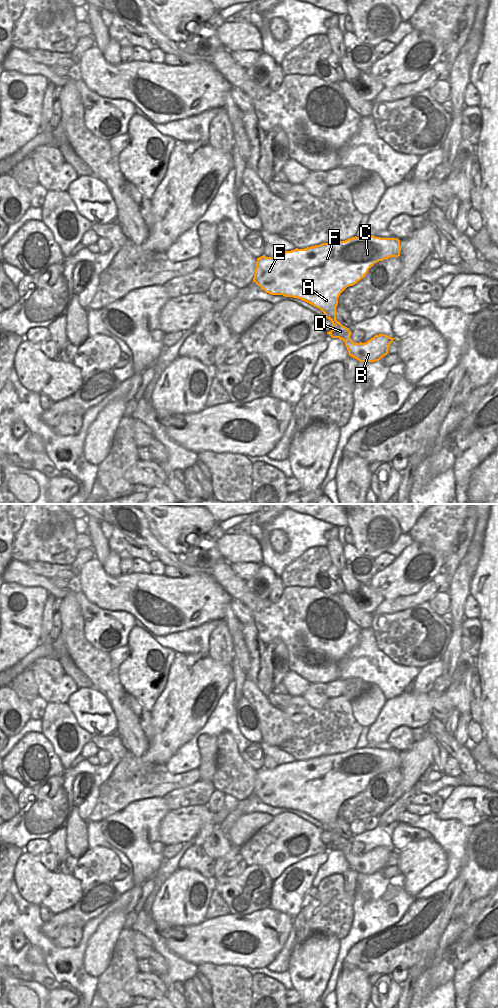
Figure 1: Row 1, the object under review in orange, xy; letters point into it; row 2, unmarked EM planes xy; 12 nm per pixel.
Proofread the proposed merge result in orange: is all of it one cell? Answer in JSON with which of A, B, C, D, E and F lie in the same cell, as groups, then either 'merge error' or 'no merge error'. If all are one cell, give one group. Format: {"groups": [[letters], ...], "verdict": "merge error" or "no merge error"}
{"groups": [["A", "B", "C", "D", "E", "F"]], "verdict": "no merge error"}

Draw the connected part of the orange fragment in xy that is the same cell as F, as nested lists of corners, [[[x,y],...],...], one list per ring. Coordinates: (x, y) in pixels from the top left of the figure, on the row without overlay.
[[[373,747],[349,750],[345,753],[322,755],[305,761],[294,761],[278,765],[273,769],[257,770],[253,794],[271,807],[283,807],[301,811],[320,821],[325,830],[332,834],[332,842],[327,844],[332,850],[345,854],[349,868],[360,874],[375,874],[388,866],[389,858],[395,850],[385,846],[375,847],[365,855],[354,855],[349,840],[336,832],[336,819],[340,806],[349,798],[365,789],[377,774],[400,768],[400,752],[381,750]]]

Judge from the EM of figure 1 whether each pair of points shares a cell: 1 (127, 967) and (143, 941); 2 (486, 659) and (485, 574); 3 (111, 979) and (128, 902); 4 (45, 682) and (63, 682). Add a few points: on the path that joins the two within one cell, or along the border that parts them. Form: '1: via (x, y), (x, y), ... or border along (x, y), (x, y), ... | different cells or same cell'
1: border along (134, 931), (133, 953), (138, 959) | different cells
2: via (487, 638), (487, 595) | same cell
3: border along (123, 927), (113, 951) | different cells
4: via (49, 683), (59, 683) | same cell

